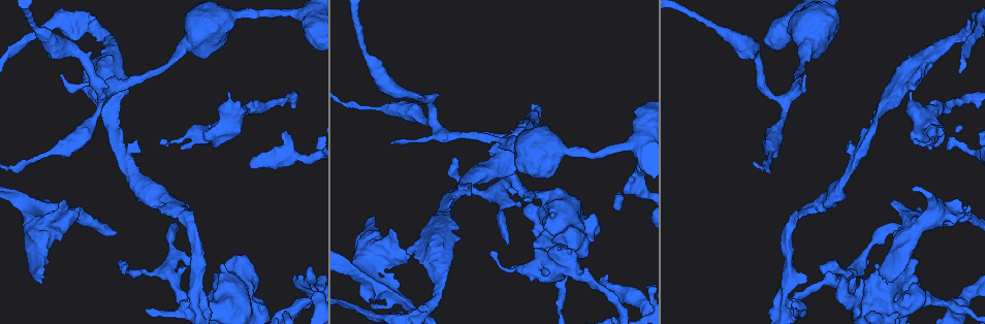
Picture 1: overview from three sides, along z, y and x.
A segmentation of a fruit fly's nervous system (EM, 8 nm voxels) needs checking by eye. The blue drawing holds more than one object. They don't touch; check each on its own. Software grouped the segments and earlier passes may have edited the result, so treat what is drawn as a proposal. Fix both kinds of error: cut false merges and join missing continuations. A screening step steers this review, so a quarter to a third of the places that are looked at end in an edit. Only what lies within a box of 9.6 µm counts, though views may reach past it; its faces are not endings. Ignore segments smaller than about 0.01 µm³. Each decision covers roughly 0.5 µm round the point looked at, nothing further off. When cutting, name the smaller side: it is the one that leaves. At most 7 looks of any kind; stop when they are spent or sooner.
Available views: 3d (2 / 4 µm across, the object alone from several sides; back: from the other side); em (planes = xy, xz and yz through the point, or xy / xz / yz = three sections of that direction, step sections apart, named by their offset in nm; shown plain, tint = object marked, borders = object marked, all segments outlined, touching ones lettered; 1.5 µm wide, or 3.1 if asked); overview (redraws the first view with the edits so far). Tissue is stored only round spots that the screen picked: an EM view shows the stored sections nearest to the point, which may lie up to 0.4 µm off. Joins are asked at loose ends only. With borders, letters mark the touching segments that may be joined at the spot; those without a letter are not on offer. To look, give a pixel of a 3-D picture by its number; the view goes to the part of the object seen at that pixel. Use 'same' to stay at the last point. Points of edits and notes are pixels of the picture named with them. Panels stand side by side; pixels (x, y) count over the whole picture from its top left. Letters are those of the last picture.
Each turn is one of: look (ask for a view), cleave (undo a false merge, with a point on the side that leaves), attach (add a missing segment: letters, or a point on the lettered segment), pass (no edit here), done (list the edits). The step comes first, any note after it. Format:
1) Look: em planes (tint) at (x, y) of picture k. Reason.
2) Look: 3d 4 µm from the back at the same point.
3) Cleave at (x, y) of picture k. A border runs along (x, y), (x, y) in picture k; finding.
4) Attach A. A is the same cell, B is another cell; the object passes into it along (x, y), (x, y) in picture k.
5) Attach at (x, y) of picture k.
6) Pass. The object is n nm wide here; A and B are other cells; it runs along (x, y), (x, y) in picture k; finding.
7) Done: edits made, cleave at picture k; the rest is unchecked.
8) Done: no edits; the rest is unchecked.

Look: 3d 4 µm at (552, 279) of picture 1.

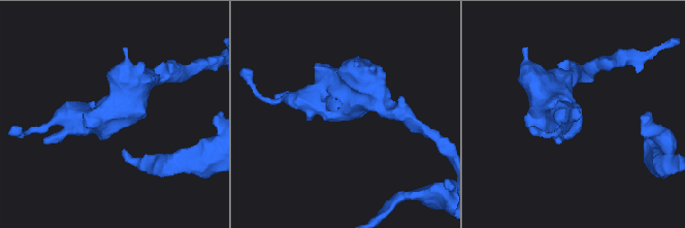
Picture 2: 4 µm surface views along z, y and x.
Look: em planes (borders) at (576, 122) of picture 2. Shape alone is not enough.

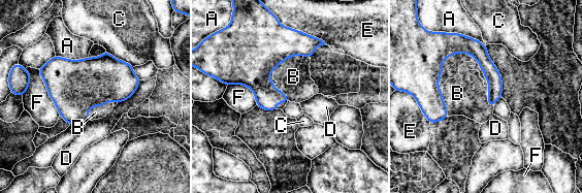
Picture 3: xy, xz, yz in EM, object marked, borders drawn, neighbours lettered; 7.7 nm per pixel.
Attach B. B is the same cell, A, C, D, E and F are other cells; the object passes into it along (261, 43), (290, 56), (293, 76) in picture 3; it goes on there.

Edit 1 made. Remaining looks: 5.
Look: overview.

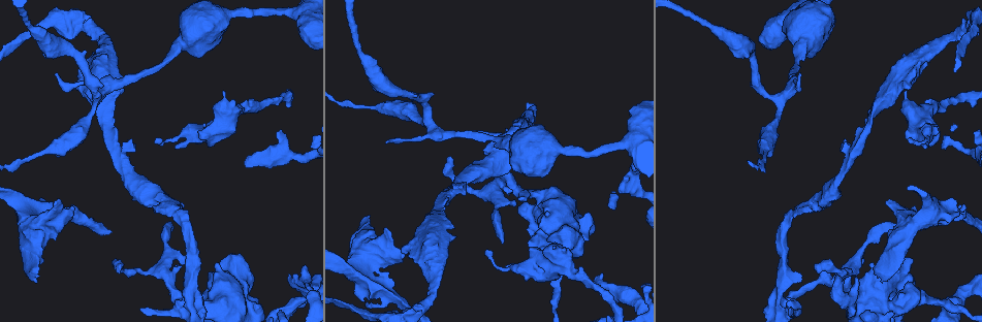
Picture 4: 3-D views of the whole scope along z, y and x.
Look: 3d 4 µm from the back at (800, 280) of picture 4. Free end.

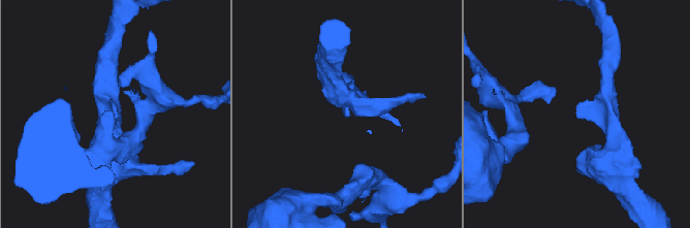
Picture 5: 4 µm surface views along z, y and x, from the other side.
Look: em planes (borders) at (349, 116) of picture 5.

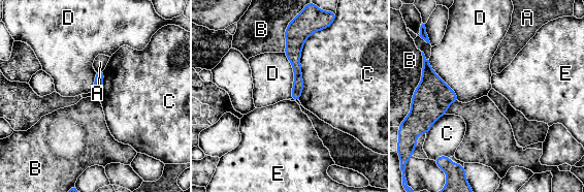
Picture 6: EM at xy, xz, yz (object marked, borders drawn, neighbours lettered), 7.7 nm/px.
Pass. The longest contact is with C, 550 nm; A, B, C, D and E are other cells; a border runs along (288, 25), (285, 31), (284, 52) in picture 6; none of them fits.

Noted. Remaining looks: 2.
Look: em 3.1 µm planes (borders) at (507, 146) of picture 4. Sudden change in width.

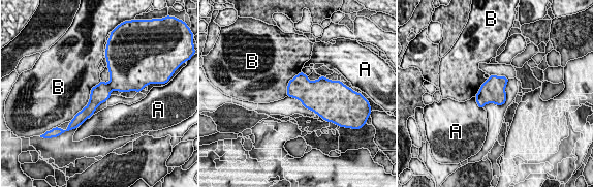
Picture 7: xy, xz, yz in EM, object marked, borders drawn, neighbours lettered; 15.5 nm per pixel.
Pass. The object is 380 nm wide here; A and B are other cells; it runs along (127, 88), (110, 87), (83, 113) in picture 7; one neuron here.

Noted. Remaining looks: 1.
Done: edits made, attach at picture 3; the rest is unchecked.

